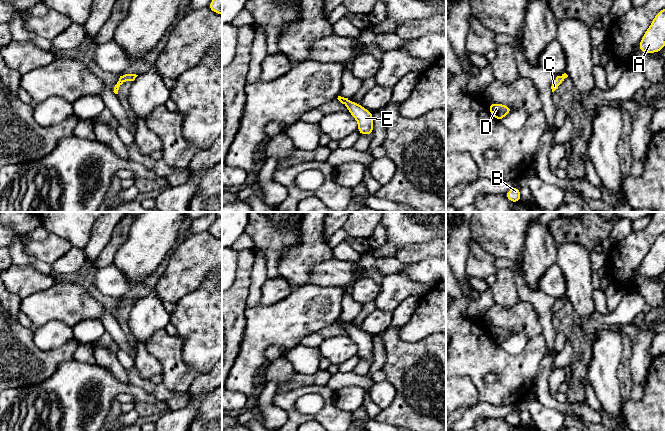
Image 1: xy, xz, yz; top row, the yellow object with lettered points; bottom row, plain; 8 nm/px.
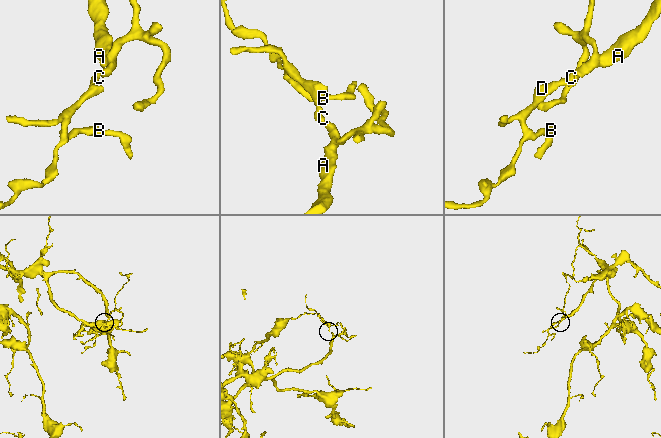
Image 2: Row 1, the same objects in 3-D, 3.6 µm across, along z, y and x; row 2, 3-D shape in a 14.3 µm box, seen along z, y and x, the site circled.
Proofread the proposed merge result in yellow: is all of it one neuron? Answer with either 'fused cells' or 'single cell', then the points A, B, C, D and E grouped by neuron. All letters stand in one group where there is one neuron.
single cell; A B C D E

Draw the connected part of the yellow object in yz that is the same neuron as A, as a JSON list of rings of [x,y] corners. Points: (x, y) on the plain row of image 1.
[[[665,233],[660,234],[653,242],[651,249],[644,257],[638,274],[645,277],[658,277],[665,271]]]

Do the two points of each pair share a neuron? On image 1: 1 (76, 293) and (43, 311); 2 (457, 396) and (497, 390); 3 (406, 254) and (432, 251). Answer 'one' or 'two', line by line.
1: one
2: two
3: one

